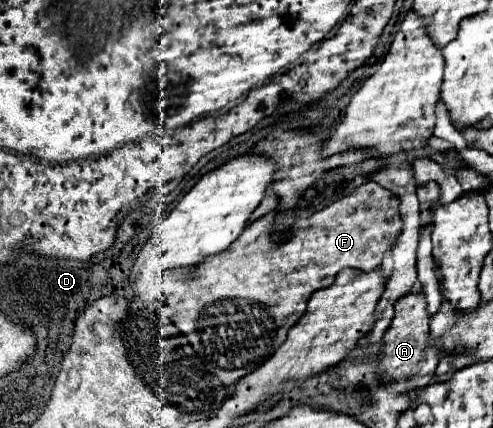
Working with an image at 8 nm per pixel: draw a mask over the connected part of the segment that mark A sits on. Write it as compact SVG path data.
M408 292L394 304L394 320L386 330L384 342L384 362L380 364L380 372L384 380L404 382L406 378L426 376L426 382L432 380L436 366L442 358L442 338L432 338L430 334L430 312L426 304L424 292Z

